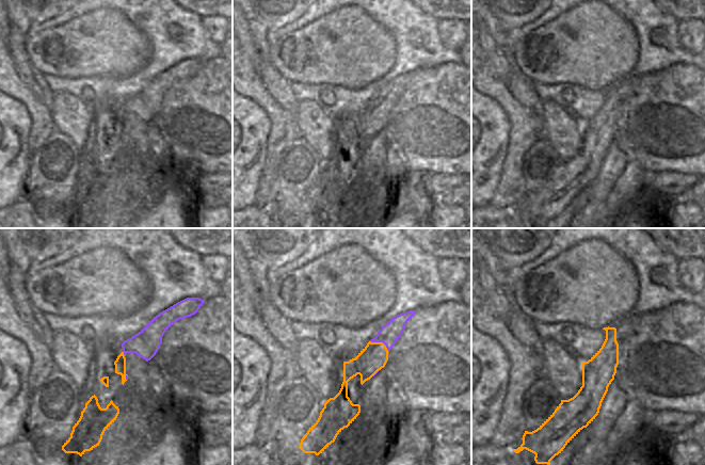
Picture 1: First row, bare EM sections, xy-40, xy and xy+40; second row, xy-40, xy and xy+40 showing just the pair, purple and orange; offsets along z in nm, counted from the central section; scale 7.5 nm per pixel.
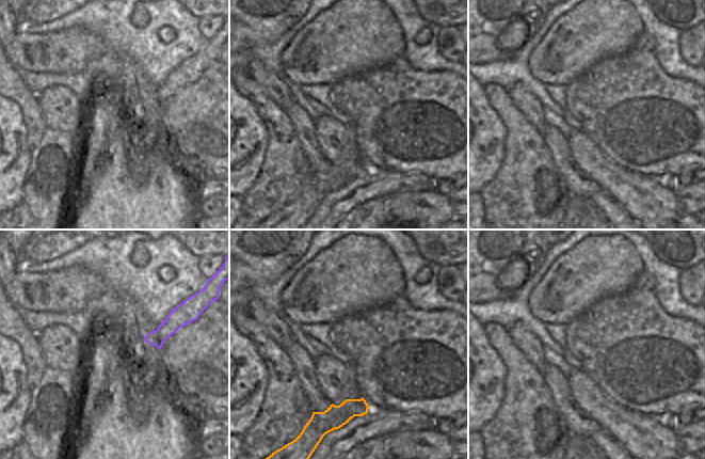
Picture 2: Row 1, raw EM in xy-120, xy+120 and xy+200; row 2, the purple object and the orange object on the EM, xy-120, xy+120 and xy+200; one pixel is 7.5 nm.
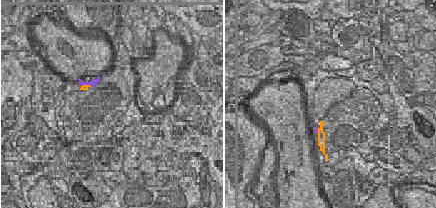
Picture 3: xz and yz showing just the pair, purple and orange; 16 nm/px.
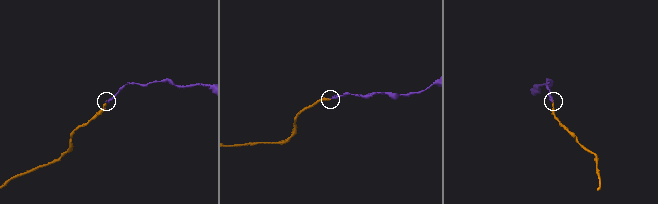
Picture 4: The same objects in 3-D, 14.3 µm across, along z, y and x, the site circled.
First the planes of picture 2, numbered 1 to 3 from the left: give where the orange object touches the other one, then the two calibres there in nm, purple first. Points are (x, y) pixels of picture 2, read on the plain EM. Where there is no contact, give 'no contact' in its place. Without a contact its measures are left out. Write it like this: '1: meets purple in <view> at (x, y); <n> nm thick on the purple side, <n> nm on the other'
1: no contact
2: no contact
3: no contact

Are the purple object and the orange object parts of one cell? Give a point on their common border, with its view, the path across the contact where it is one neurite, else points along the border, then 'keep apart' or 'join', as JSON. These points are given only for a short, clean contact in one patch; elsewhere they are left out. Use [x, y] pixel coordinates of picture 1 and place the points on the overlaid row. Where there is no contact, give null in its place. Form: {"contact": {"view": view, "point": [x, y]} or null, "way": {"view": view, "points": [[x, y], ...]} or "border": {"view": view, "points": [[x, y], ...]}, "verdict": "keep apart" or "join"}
{"contact": {"view": "xy", "point": [381, 341]}, "verdict": "join"}

